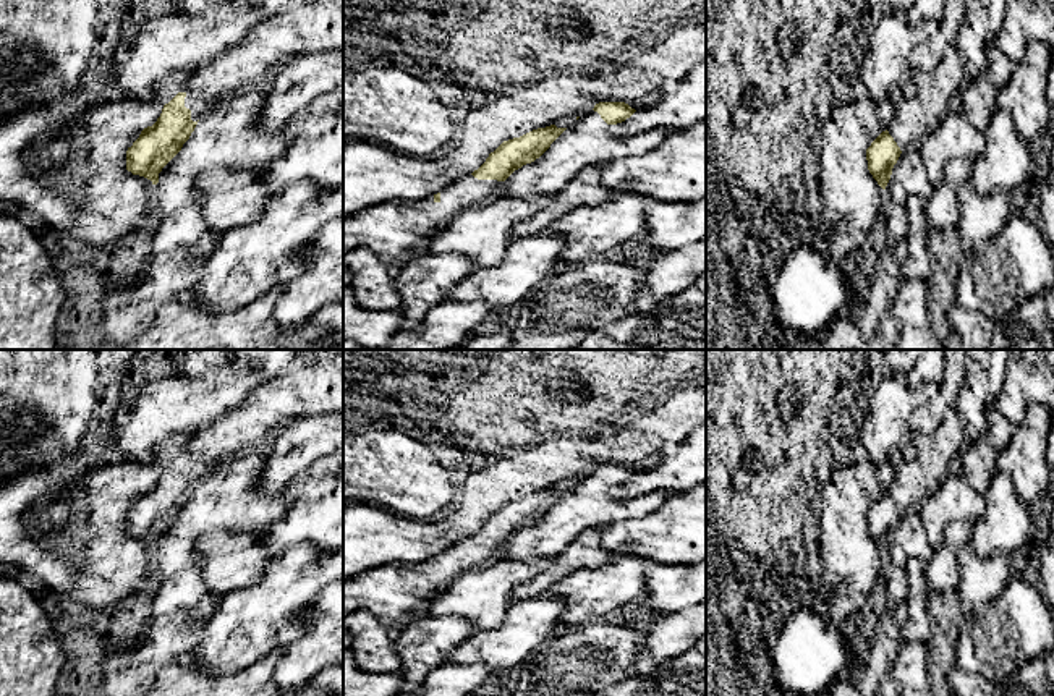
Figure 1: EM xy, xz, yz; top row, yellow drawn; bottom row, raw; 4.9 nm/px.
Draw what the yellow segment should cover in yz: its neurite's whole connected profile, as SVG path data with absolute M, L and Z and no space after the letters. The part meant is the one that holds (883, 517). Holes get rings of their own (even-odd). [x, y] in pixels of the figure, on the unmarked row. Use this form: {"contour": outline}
{"contour": "M882 494L866 511L868 533L884 552L882 578L887 609L894 610L907 601L907 562L920 558L928 562L931 547L918 510L900 513L889 494Z"}

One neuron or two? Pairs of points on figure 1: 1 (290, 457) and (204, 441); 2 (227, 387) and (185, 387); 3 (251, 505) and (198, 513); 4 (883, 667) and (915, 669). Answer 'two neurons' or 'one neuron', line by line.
1: two neurons
2: one neuron
3: one neuron
4: two neurons

